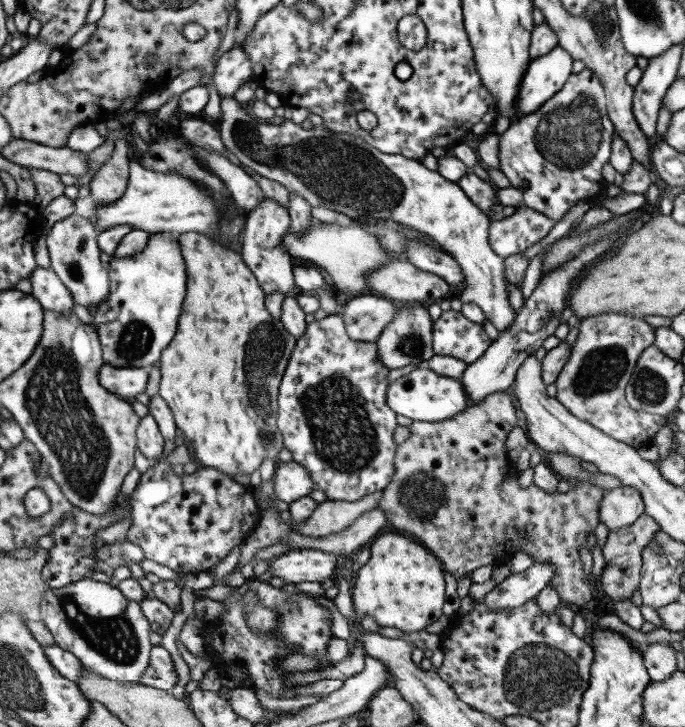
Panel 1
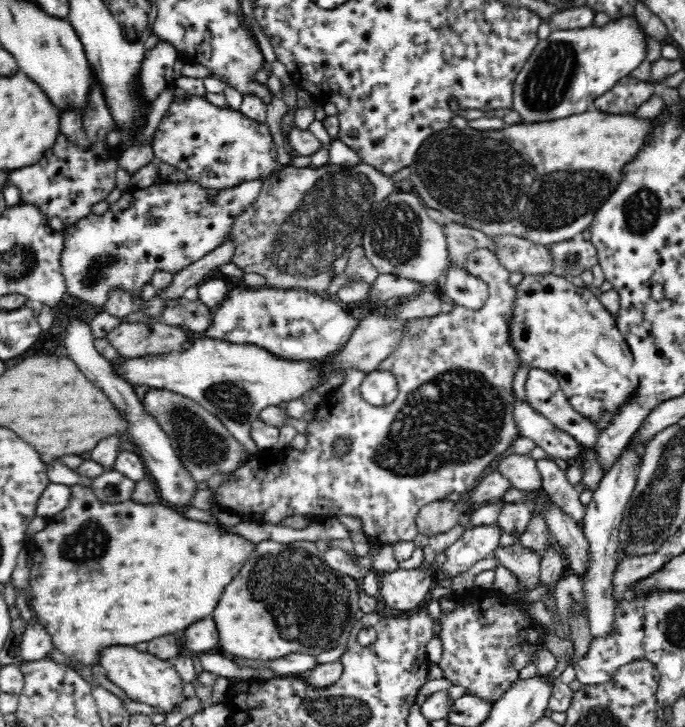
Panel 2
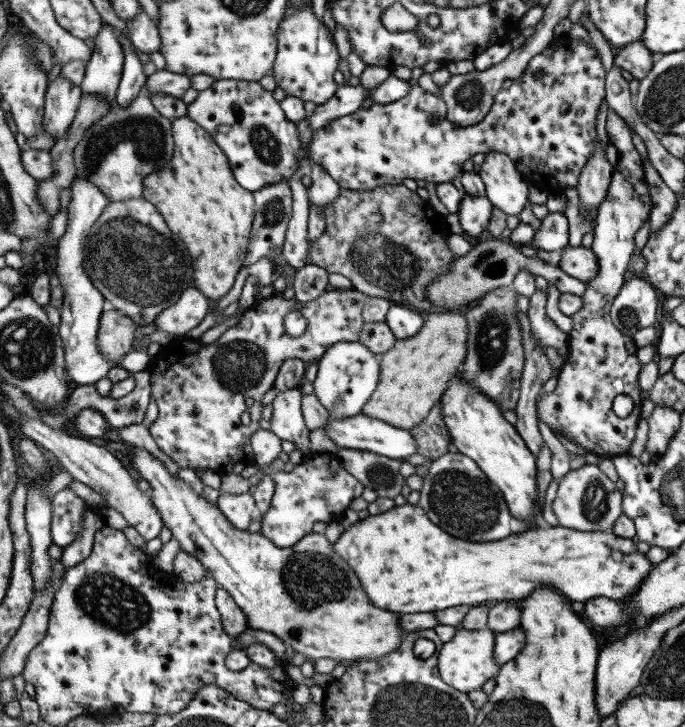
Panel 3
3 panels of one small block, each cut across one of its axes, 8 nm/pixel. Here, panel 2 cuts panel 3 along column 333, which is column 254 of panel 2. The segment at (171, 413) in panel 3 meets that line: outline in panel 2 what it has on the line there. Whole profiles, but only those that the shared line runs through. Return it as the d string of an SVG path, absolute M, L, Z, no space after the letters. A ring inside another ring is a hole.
M234 284L220 307L212 311L212 324L202 332L201 336L226 340L232 344L255 344L265 348L278 358L284 360L326 359L344 348L350 335L360 322L360 315L338 302L335 298L325 299L322 294L308 292L304 289L277 289L264 286L262 288L246 288Z

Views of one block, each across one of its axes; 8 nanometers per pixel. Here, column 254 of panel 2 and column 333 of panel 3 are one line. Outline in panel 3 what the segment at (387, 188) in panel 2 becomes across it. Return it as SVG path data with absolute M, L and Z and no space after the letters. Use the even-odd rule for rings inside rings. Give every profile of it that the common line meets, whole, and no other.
M388 185L386 187L376 187L371 191L353 191L350 189L341 188L338 198L335 198L323 210L325 214L326 228L324 232L315 240L310 242L309 260L312 264L324 268L329 274L342 274L352 282L352 289L364 293L369 298L383 298L391 303L391 305L401 305L412 310L418 311L426 318L429 314L432 304L428 302L428 298L424 296L427 294L427 284L430 284L437 276L441 276L449 270L449 264L455 259L456 255L448 249L446 240L452 233L448 229L446 223L446 216L438 214L436 210L428 203L428 200L422 199L416 191L408 189L405 185Z

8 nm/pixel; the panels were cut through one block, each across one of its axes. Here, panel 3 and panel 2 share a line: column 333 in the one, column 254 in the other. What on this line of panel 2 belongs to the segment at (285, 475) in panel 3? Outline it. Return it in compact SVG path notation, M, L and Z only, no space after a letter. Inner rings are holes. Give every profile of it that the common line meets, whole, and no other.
M488 248L474 249L467 256L465 268L470 274L481 278L488 283L488 299L483 308L478 310L460 309L458 305L449 313L440 313L436 316L409 319L406 322L407 331L401 338L399 345L394 349L394 352L387 356L379 365L378 370L387 370L396 377L398 385L398 396L390 404L382 407L374 407L362 398L360 385L363 378L366 376L363 372L355 369L352 366L346 372L342 384L324 399L323 405L315 413L312 421L308 422L306 429L306 437L308 443L303 450L288 448L287 450L272 449L265 452L251 454L246 462L239 466L228 477L224 484L220 484L215 489L214 498L217 505L222 510L233 511L239 516L243 516L251 521L260 523L268 523L280 525L285 518L290 518L294 515L303 515L307 518L325 519L327 517L338 517L346 515L360 520L362 529L369 541L372 544L388 544L392 545L401 541L411 542L419 534L416 516L422 509L422 506L430 504L438 500L446 500L446 496L452 492L458 492L462 496L469 493L477 484L480 473L498 456L505 451L508 451L512 444L512 440L519 436L514 417L513 408L516 404L516 395L513 390L513 376L516 371L520 370L521 362L515 348L511 345L509 339L509 330L512 320L512 311L514 302L516 302L516 289L508 283L510 273L499 263L495 254ZM343 438L349 442L349 449L343 454L338 455L334 451L334 440Z

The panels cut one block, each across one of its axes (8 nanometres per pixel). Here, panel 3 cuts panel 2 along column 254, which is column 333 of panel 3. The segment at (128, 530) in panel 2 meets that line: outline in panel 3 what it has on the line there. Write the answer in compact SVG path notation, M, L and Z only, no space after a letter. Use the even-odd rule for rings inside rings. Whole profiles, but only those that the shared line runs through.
M409 503L356 522L332 544L332 550L352 566L374 606L404 614L438 612L442 608L458 607L458 604L475 607L488 600L496 600L498 603L512 600L519 603L542 586L559 590L562 596L572 602L585 603L599 596L622 602L635 594L654 566L646 554L638 551L630 538L617 536L612 531L582 532L551 527L512 534L504 540L488 543L458 540L432 524L426 512L417 504Z

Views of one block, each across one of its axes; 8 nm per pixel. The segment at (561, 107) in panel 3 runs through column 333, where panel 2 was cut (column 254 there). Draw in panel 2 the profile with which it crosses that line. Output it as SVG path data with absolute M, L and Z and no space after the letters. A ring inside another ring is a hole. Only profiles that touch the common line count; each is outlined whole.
M175 96L156 128L153 149L155 157L181 170L188 180L207 189L219 191L278 172L276 146L268 125L228 106L218 108L205 97L178 99Z

